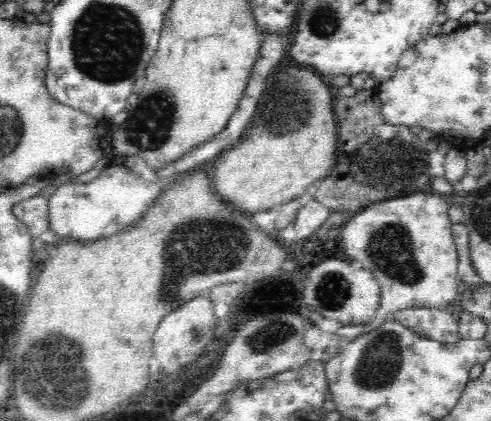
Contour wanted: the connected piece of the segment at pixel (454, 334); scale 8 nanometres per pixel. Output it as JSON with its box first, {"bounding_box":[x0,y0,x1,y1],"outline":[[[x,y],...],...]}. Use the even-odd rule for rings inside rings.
{"bounding_box":[394,308,463,345],"outline":[[[406,308],[398,310],[394,320],[418,334],[418,337],[434,342],[454,345],[463,340],[459,334],[458,322],[444,308]]]}

